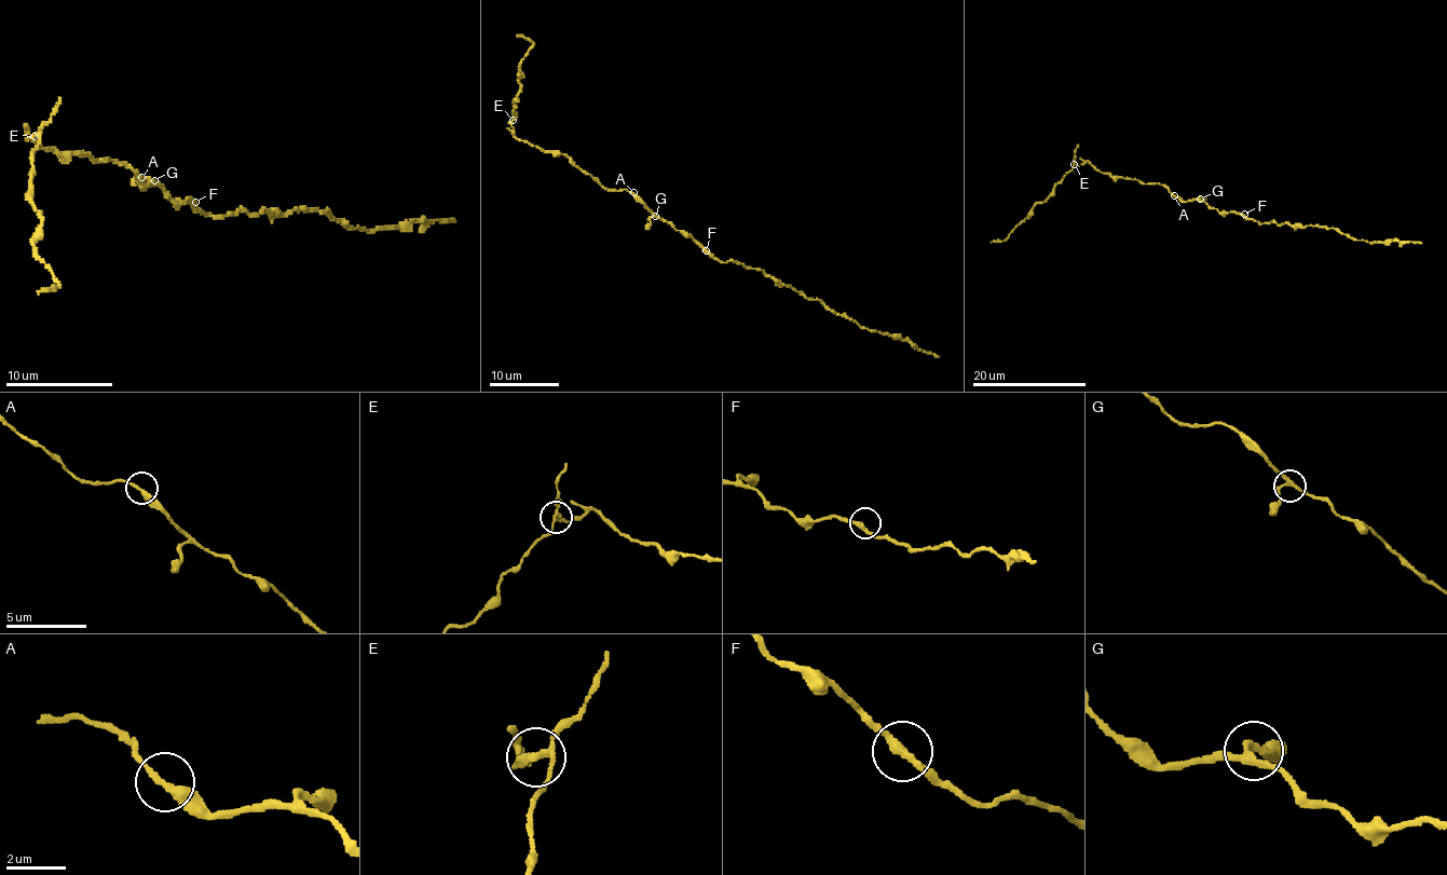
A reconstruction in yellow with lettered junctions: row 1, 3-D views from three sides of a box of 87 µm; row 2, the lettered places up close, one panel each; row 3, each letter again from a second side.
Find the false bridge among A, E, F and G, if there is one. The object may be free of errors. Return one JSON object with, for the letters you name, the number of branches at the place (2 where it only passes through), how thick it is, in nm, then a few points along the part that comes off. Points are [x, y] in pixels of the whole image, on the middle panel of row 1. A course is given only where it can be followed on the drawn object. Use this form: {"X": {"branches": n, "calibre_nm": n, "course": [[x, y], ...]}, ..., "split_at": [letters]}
{"E": {"branches": 3, "calibre_nm": 200, "course": [[512, 120], [517, 117], [513, 110], [520, 89], [521, 59], [533, 44], [518, 35]]}, "split_at": ["E"]}

